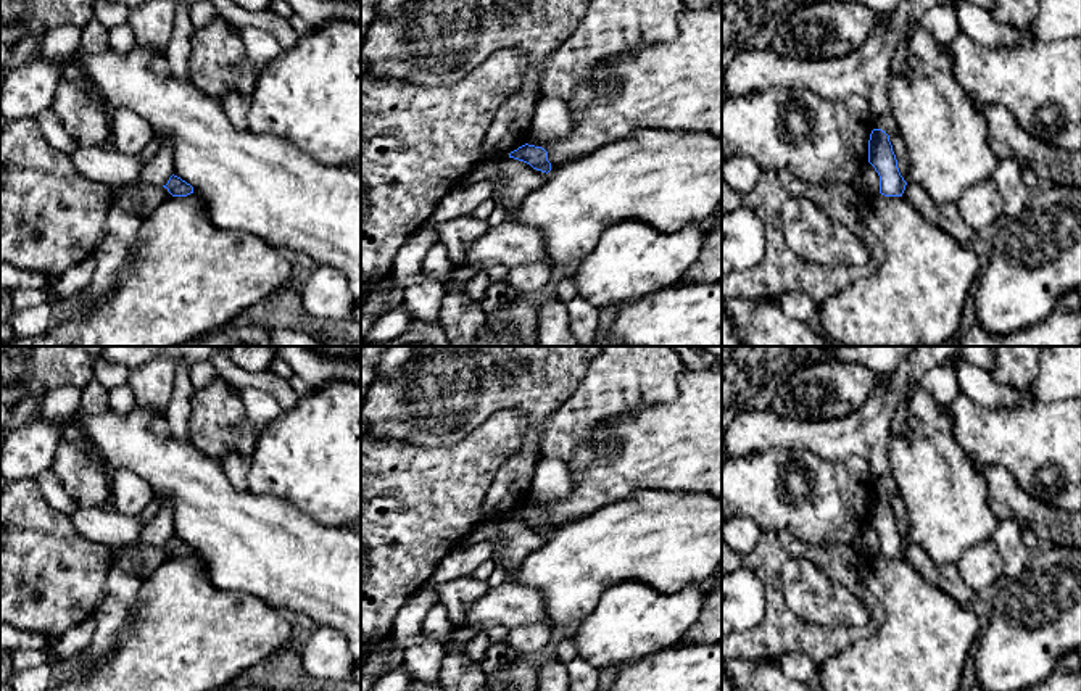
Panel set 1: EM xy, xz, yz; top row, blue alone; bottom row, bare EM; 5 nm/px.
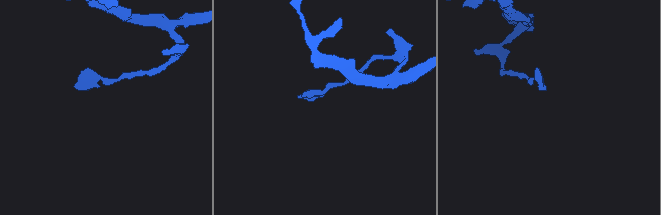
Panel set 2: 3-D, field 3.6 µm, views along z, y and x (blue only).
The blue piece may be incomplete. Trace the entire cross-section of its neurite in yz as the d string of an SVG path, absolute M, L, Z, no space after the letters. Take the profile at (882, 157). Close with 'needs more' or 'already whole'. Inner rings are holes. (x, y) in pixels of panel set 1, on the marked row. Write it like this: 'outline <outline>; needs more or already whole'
outline M873 129L870 134L868 163L880 176L880 193L884 197L902 197L907 182L899 172L889 135L881 129Z; already whole

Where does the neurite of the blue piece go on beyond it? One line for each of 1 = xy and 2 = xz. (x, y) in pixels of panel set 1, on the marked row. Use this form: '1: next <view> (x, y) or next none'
1: next none
2: next none

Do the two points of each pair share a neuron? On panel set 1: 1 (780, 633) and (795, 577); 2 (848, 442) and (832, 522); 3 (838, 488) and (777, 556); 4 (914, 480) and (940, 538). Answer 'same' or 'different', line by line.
1: different
2: different
3: different
4: same

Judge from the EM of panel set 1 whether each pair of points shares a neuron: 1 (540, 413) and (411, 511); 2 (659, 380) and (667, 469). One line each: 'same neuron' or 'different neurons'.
1: different neurons
2: different neurons

